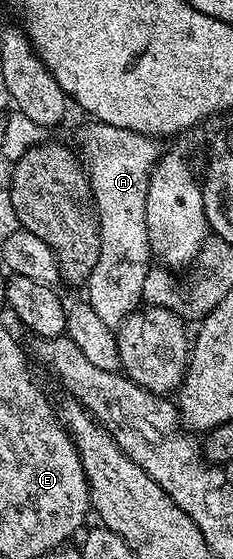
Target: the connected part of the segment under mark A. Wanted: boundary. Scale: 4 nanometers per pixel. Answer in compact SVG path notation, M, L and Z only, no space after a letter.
M90 121L83 132L82 164L89 180L90 197L100 230L99 259L85 283L86 301L104 324L115 328L141 300L143 281L151 266L146 226L146 196L150 173L163 148L156 137Z

